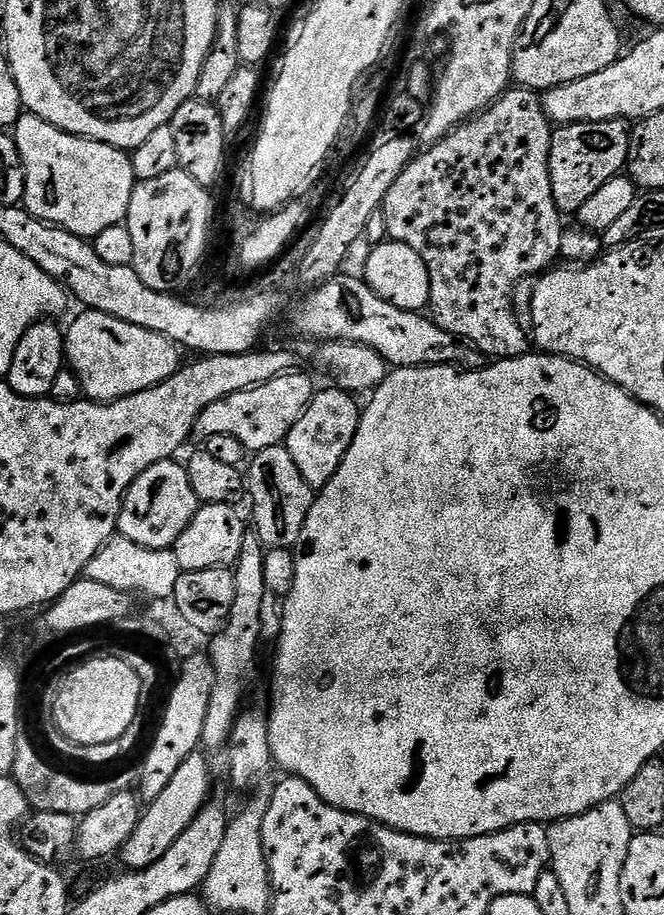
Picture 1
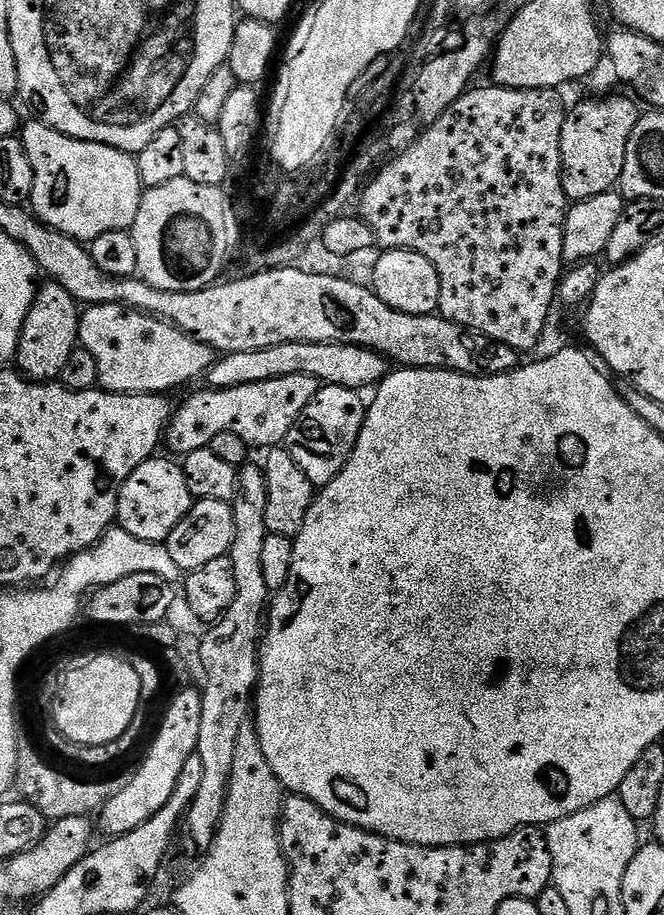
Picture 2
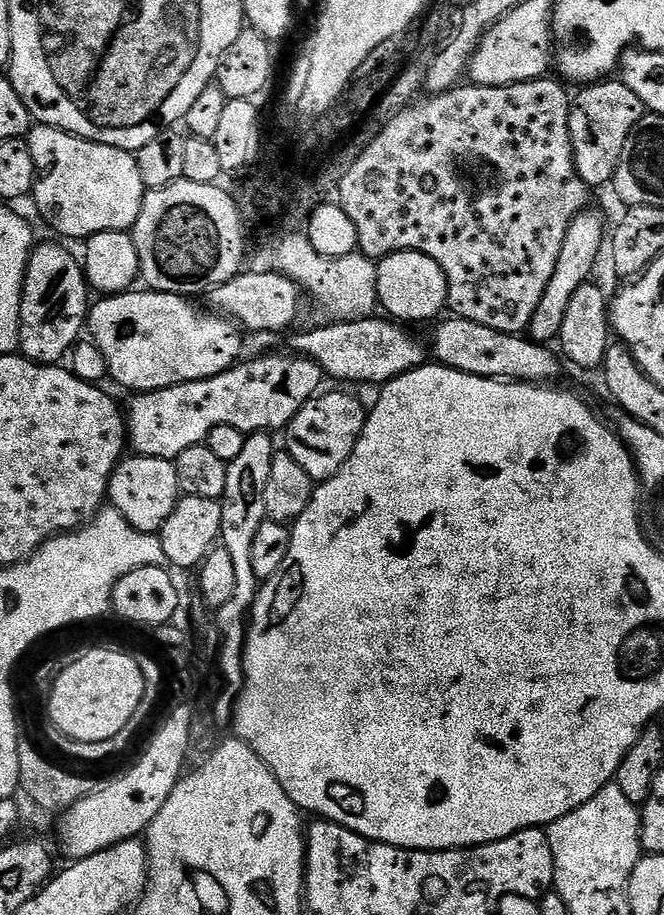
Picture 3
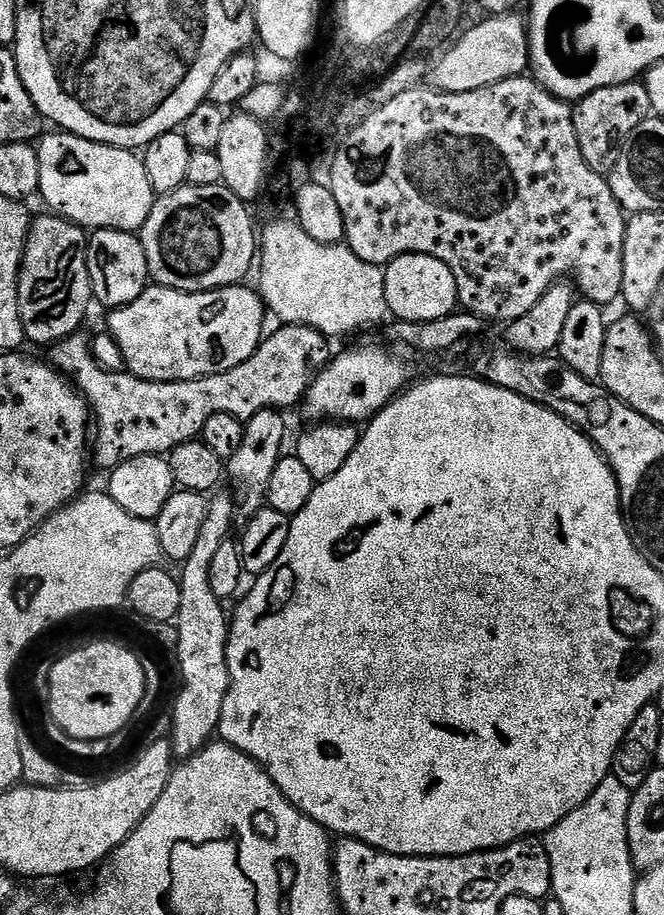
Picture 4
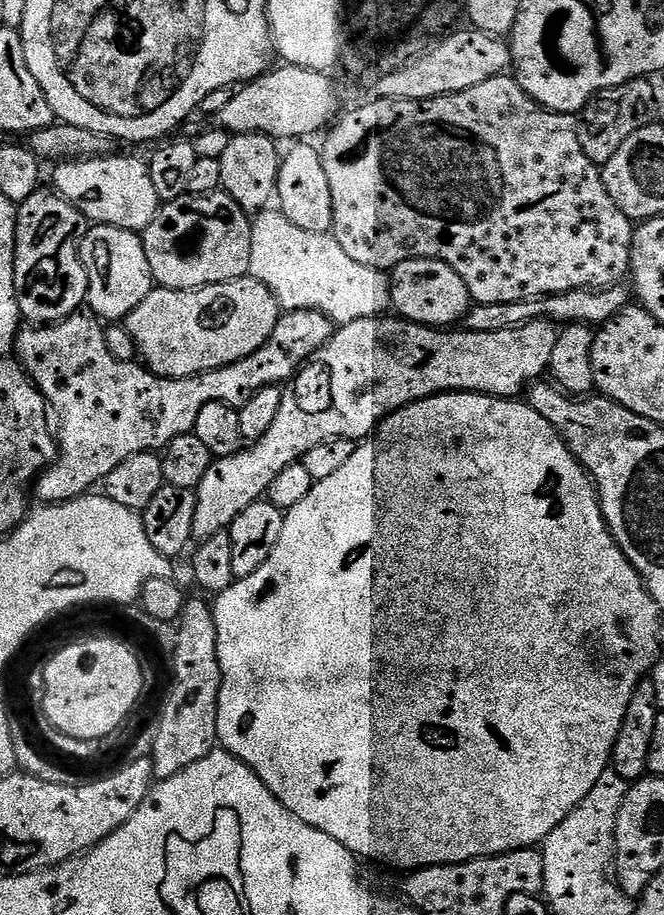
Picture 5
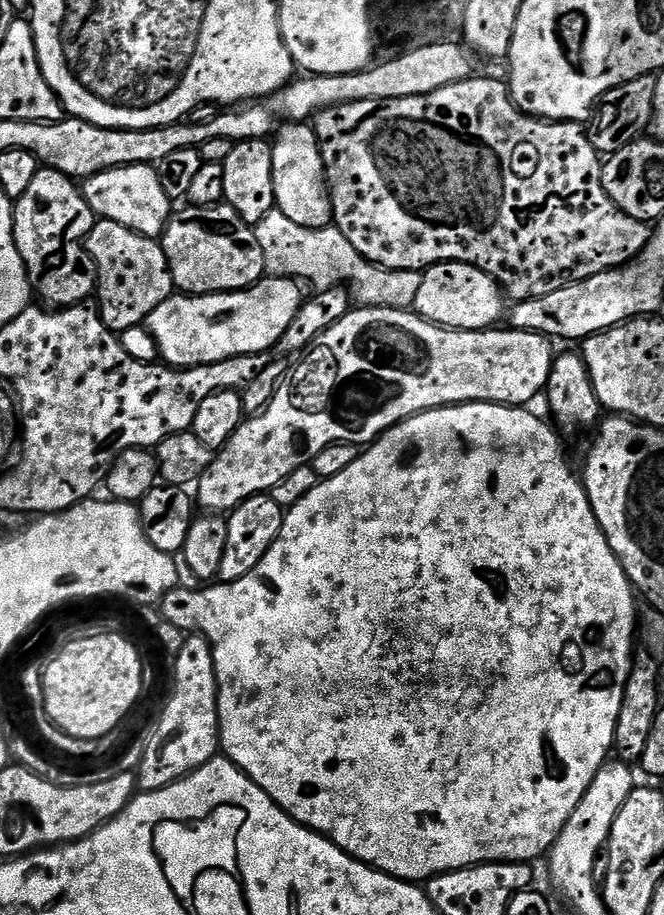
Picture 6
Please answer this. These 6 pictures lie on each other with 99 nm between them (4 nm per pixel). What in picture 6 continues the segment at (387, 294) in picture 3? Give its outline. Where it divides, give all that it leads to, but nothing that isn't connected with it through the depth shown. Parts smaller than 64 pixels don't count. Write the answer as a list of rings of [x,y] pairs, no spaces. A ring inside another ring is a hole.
[[[449,262],[447,264],[434,264],[423,273],[414,311],[423,320],[431,320],[432,323],[441,324],[444,328],[460,328],[464,332],[482,332],[485,328],[491,328],[501,323],[506,312],[504,300],[506,301],[505,293],[491,276],[469,264]]]

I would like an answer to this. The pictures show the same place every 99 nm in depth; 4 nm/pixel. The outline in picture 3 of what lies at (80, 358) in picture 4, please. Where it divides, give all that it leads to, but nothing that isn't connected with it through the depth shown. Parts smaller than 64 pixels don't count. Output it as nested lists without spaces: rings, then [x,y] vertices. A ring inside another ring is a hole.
[[[260,356],[257,360],[237,362],[220,376],[209,380],[195,380],[157,392],[141,392],[126,404],[126,444],[137,456],[162,458],[175,462],[182,450],[205,443],[214,426],[234,426],[246,434],[268,432],[272,428],[287,429],[289,422],[306,406],[306,402],[321,391],[320,383],[326,380],[324,371],[305,356]]]

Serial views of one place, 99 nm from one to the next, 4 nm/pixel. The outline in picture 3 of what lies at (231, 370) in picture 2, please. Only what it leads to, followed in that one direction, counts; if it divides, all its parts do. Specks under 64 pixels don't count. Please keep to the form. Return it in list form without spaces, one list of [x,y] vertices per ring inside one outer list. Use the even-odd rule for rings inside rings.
[[[391,319],[344,320],[325,323],[324,328],[300,332],[292,340],[291,351],[313,360],[325,377],[345,380],[348,384],[376,384],[383,386],[396,376],[412,372],[426,363],[426,344],[407,332],[405,325]]]

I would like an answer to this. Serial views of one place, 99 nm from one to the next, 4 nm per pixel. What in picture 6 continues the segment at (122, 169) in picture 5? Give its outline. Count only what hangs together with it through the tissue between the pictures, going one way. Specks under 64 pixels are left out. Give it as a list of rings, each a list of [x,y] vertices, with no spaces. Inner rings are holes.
[[[150,164],[122,166],[94,174],[83,181],[82,191],[92,211],[102,220],[113,220],[143,236],[160,238],[174,211],[155,167]]]

